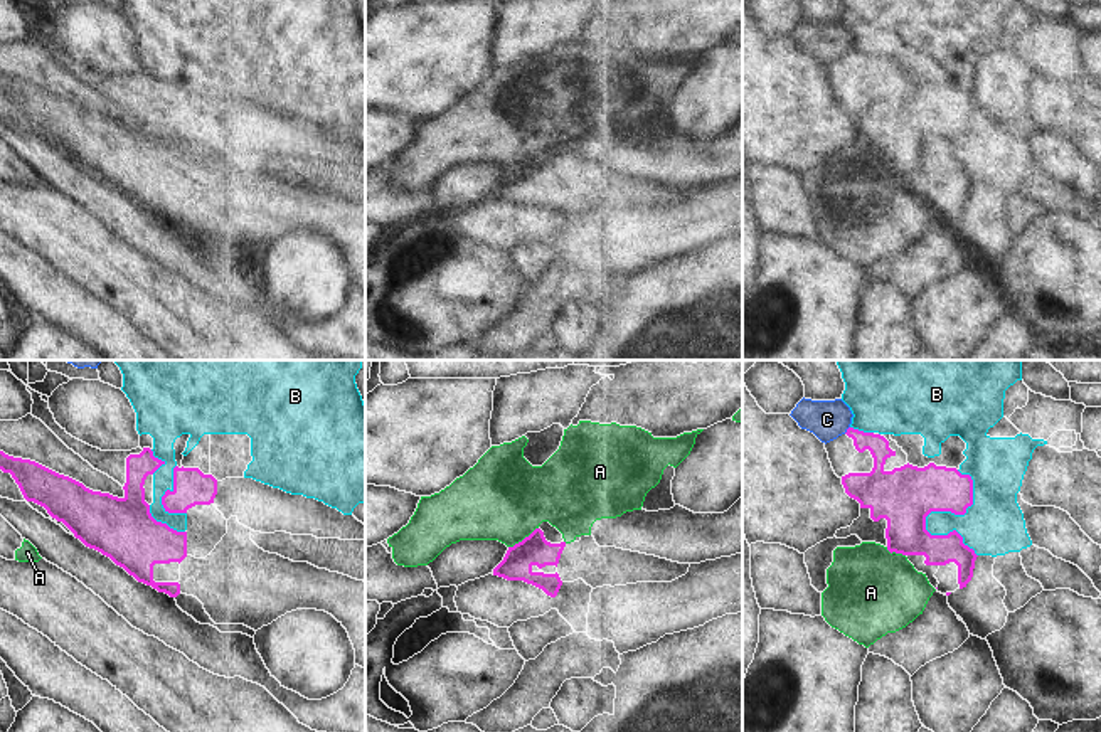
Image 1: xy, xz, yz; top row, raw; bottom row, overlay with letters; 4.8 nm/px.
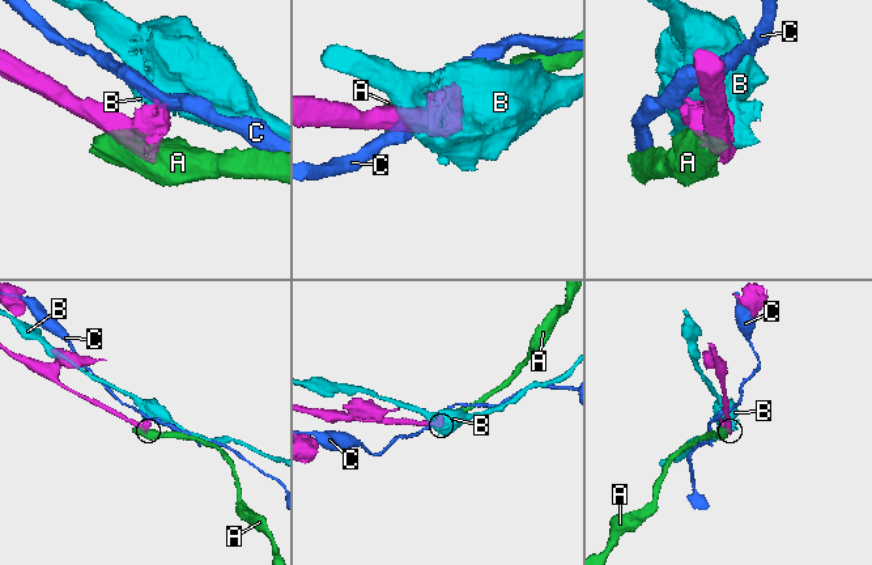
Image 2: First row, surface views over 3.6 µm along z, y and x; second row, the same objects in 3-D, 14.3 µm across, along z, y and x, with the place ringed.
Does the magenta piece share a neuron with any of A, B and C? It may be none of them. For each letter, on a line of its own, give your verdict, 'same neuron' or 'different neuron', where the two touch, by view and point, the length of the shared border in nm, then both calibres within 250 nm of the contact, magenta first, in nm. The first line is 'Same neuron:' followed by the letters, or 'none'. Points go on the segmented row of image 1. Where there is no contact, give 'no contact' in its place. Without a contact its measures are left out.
Same neuron: none
A: different neuron; meets magenta in xz at (524, 539); contact 170 nm long; 140 nm thick on the magenta side, 400 nm on the other
B: different neuron; meets magenta in yz at (936, 510); contact 420 nm long; 280 nm thick on the magenta side, 240 nm on the other
C: different neuron; meets magenta in yz at (847, 429); contact 50 nm long; 100 nm thick on the magenta side, 190 nm on the other

